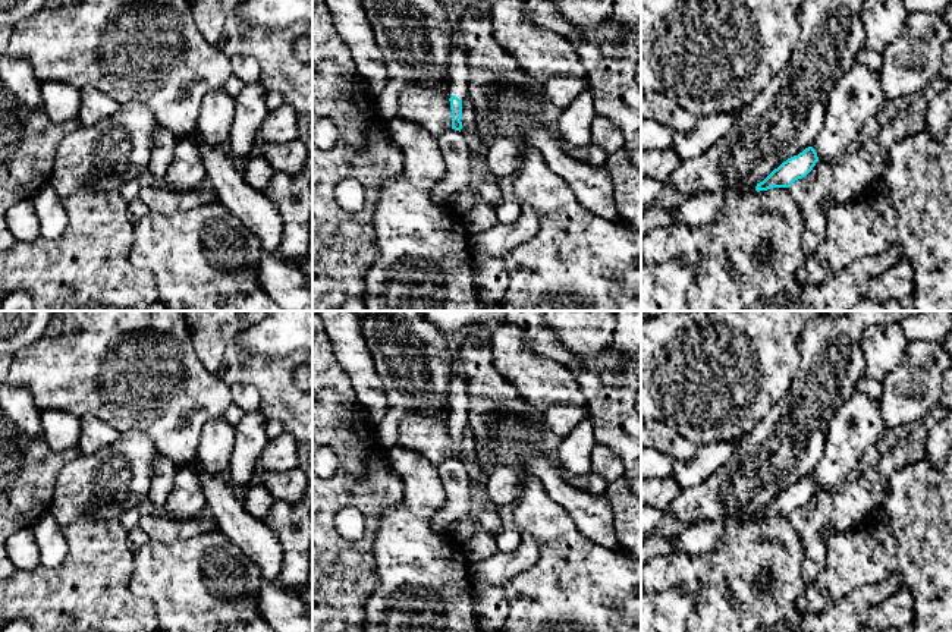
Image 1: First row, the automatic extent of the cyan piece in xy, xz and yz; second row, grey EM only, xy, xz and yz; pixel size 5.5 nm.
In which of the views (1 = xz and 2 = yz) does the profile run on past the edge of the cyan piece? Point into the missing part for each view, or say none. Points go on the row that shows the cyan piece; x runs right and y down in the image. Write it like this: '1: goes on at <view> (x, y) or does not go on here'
1: goes on at xz (458, 69)
2: goes on at yz (696, 210)

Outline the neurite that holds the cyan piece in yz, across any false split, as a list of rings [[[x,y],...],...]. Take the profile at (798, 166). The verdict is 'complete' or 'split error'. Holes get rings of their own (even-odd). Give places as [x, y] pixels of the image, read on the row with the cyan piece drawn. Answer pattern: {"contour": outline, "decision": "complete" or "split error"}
{"contour": [[[813,147],[805,148],[775,169],[763,182],[742,191],[717,191],[698,196],[685,198],[676,213],[673,223],[685,226],[700,226],[714,220],[723,202],[736,195],[751,195],[773,188],[789,188],[795,180],[805,177],[816,163],[817,153]]], "decision": "split error"}

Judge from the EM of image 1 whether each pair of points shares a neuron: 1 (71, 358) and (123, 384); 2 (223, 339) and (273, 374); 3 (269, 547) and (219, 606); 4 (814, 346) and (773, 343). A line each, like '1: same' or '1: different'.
1: same
2: same
3: different
4: different

